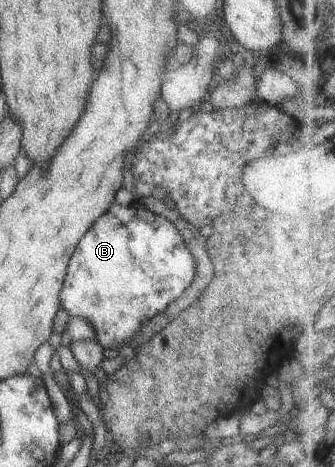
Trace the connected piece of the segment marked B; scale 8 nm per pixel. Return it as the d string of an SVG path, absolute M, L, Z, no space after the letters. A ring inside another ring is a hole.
M141 202L123 207L111 203L109 211L101 215L91 229L79 239L75 251L69 259L63 284L59 293L60 308L68 316L76 316L91 323L97 335L97 343L102 349L118 347L131 339L131 335L157 313L179 298L191 283L195 273L195 263L191 251L183 242L179 231L167 219L154 215Z

